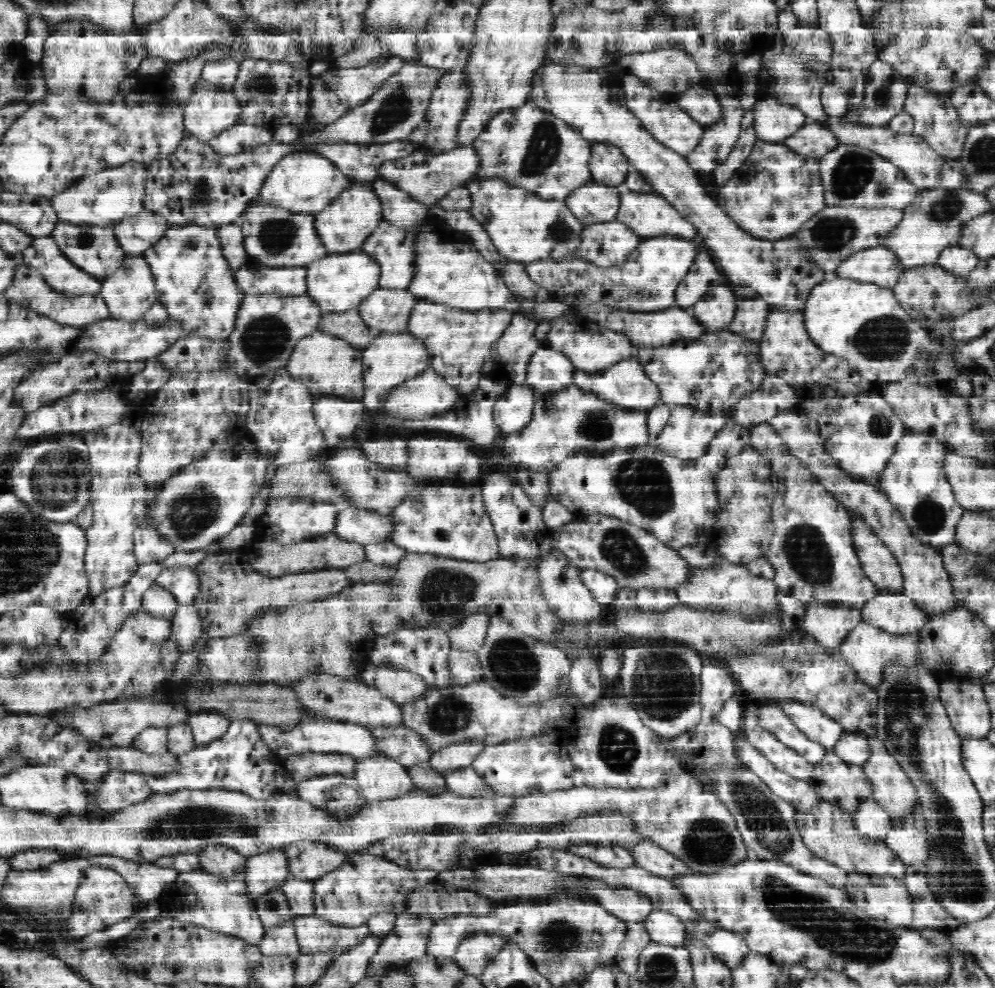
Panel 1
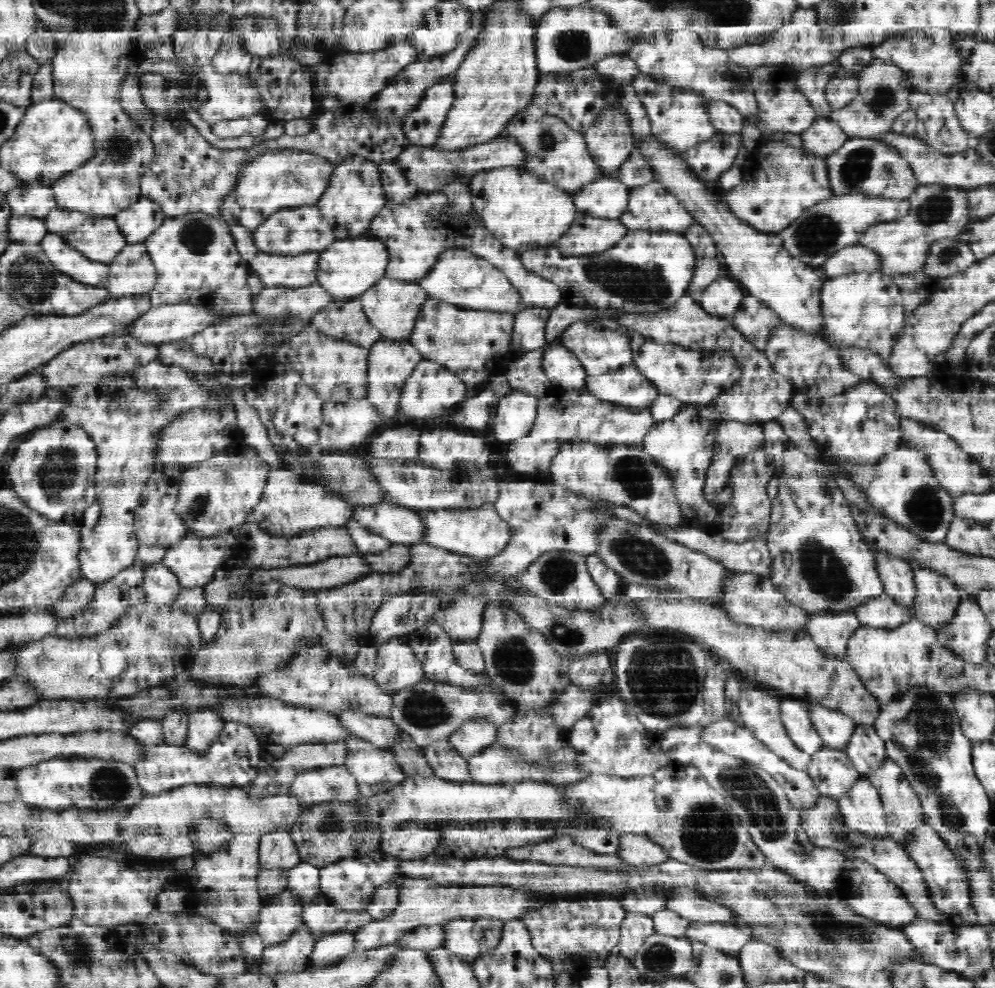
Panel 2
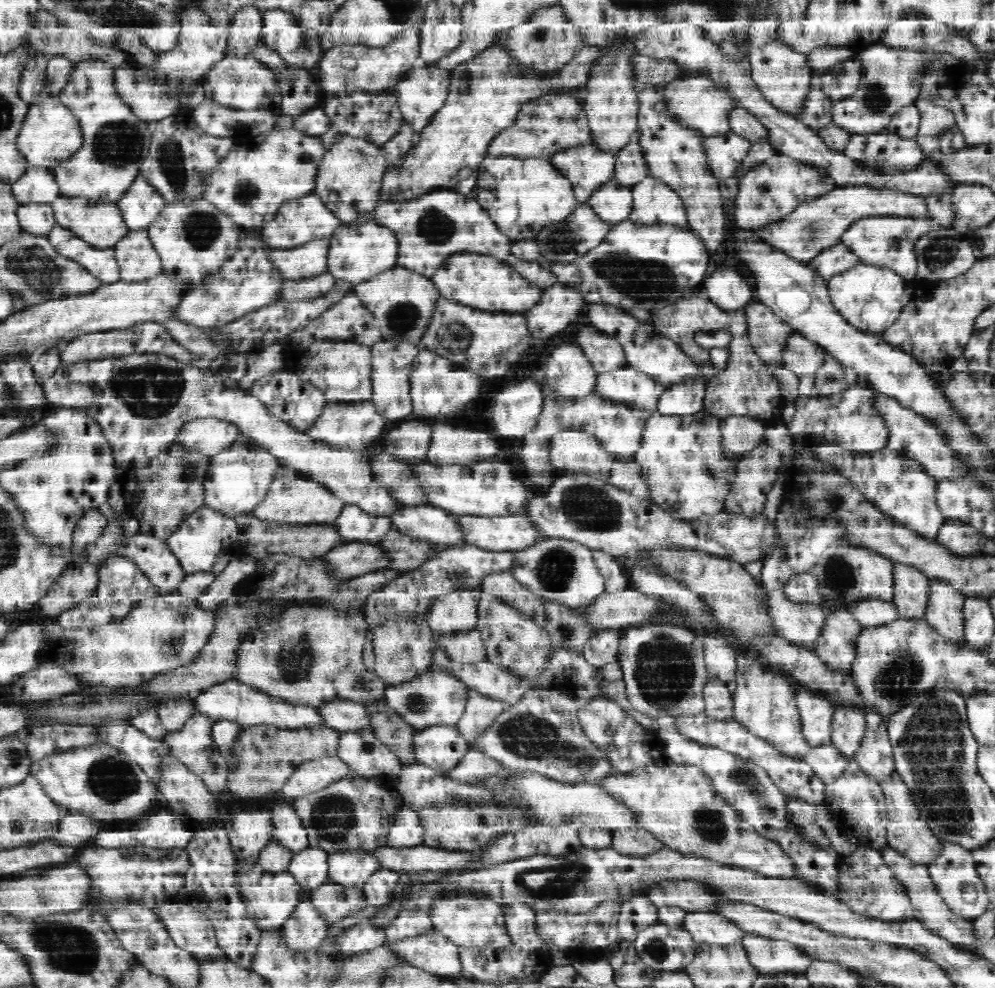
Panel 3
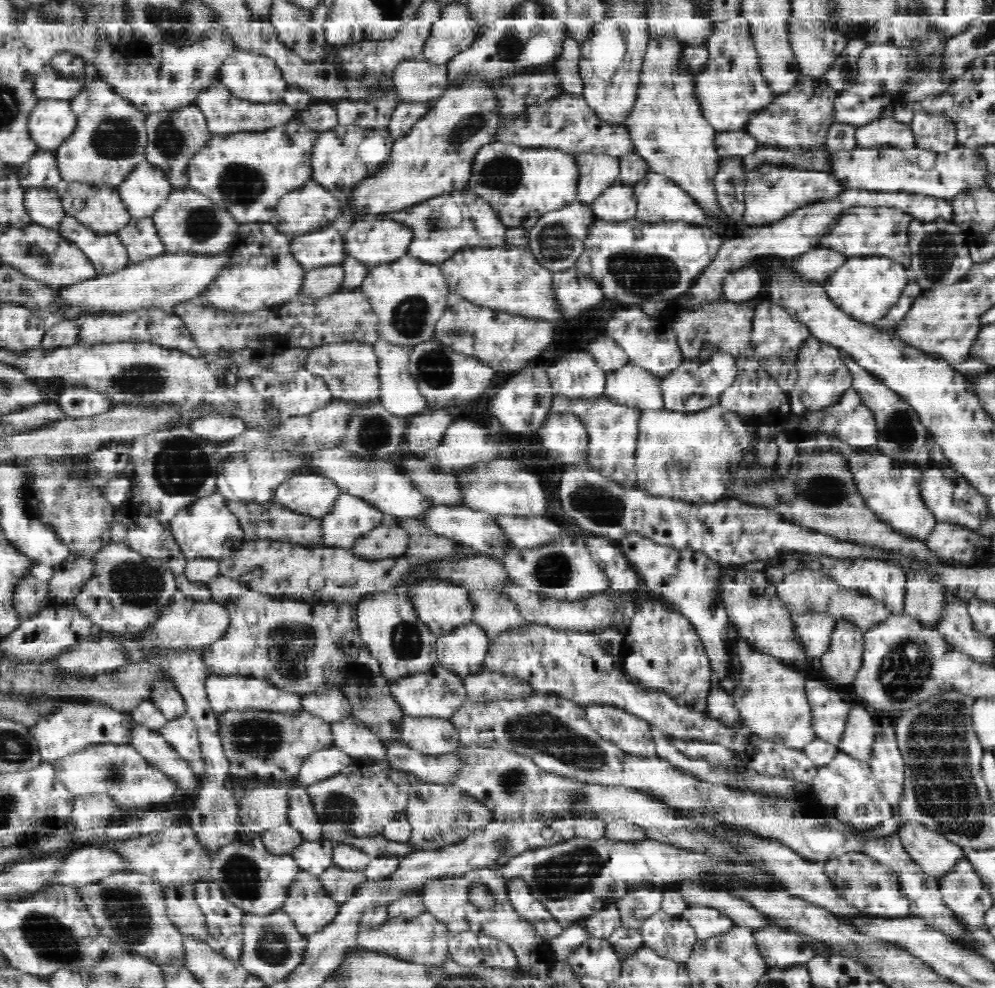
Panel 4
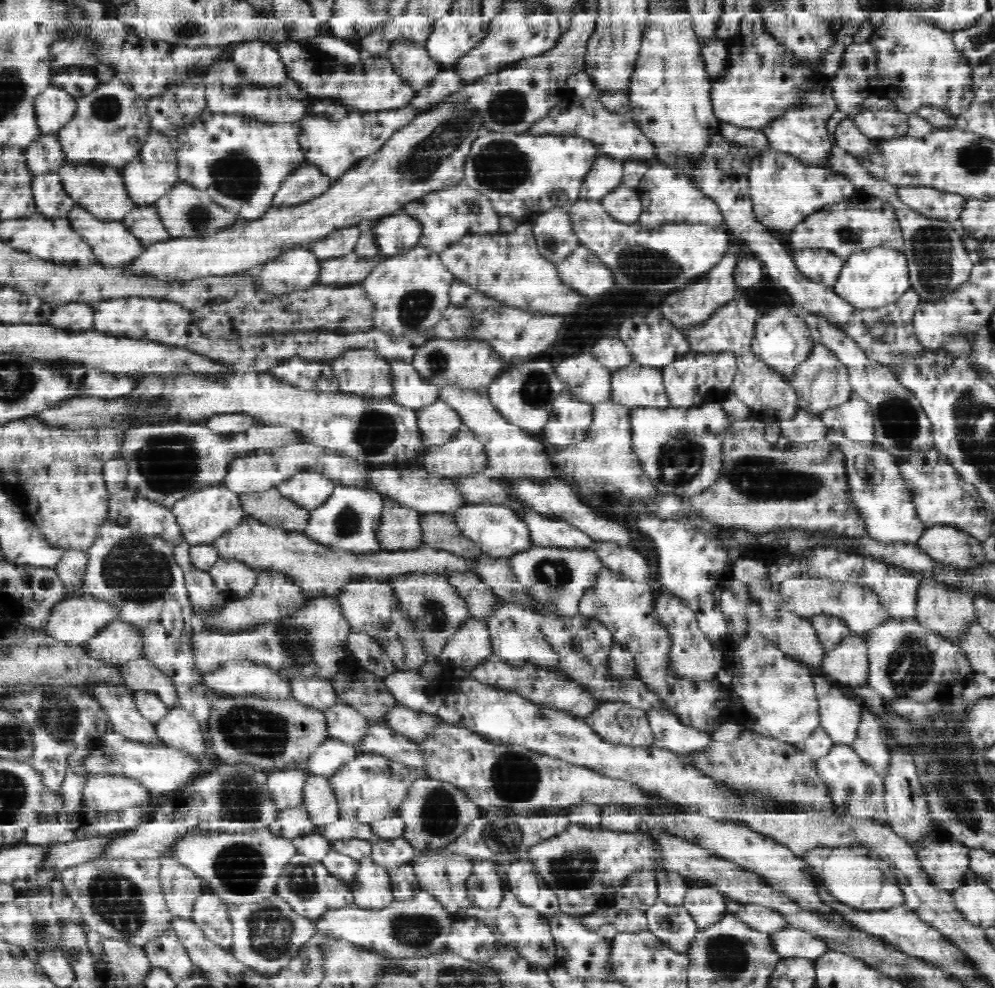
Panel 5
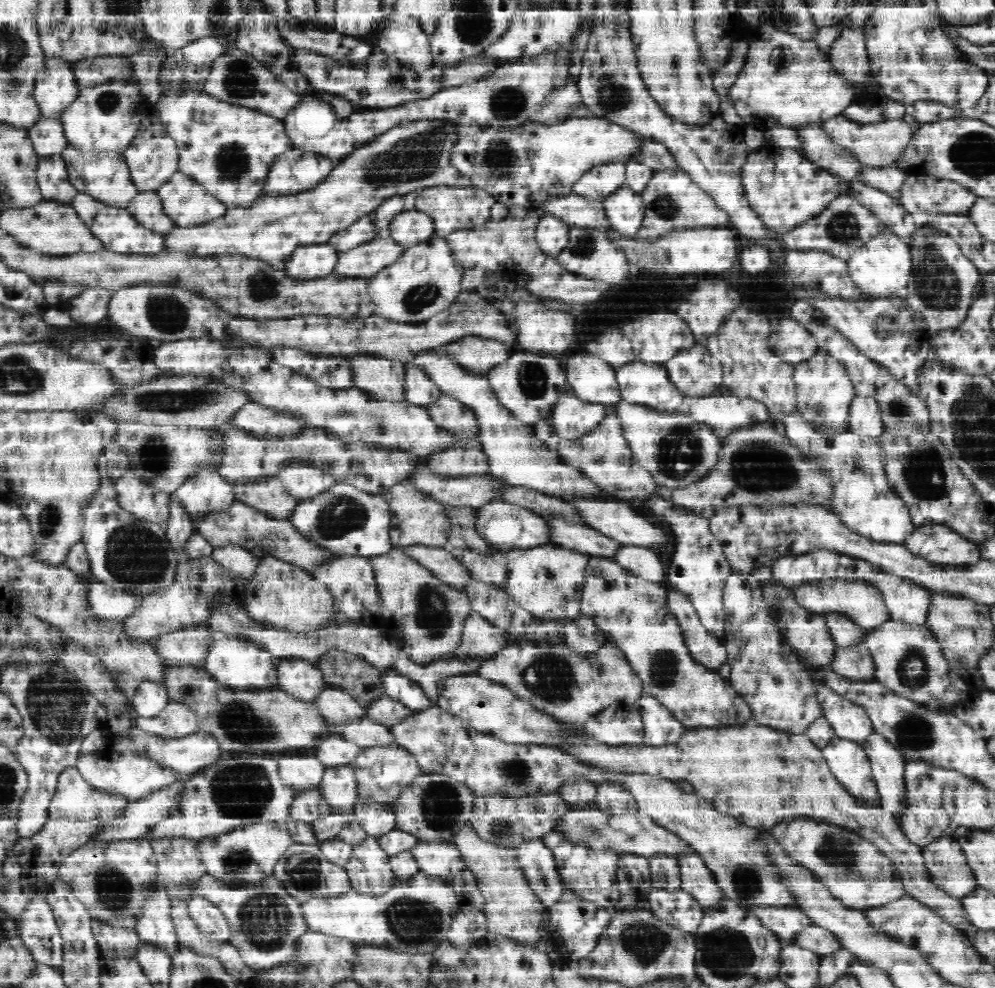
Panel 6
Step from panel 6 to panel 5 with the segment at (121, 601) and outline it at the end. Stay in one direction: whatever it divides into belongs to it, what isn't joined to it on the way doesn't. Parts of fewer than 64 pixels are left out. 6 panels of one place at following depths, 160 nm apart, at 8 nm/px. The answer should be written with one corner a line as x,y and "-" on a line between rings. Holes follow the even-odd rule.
84,594
81,597
69,597
57,604
50,613
45,625
38,630
44,630
48,635
52,635
56,639
62,639
63,642
74,642
83,645
96,636
102,628
110,621
117,618
119,608
113,604
96,600
91,594

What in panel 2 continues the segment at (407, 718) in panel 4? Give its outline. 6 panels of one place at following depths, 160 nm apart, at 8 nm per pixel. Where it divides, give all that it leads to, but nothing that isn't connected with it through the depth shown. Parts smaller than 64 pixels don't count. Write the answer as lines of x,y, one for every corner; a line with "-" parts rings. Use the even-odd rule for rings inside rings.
449,738
433,741
421,752
438,778
450,782
473,782
467,760
455,750

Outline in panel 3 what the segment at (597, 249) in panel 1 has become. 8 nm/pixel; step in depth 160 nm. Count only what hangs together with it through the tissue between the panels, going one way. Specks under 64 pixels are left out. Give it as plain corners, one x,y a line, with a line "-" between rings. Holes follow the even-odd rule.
582,203
572,210
572,214
568,214
566,218
560,222
549,223
544,230
540,230
535,240
537,244
537,254
544,264
547,266
556,264
570,264
576,261
578,256
584,256
593,248
596,248
604,239
606,232
608,232
608,224
601,218
598,218
594,209
587,203

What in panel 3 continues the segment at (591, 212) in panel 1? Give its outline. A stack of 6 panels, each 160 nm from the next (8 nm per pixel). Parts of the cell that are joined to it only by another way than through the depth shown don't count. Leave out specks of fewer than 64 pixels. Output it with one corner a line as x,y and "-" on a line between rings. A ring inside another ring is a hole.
608,181
587,200
594,212
606,222
622,222
626,220
633,209
631,187
615,181

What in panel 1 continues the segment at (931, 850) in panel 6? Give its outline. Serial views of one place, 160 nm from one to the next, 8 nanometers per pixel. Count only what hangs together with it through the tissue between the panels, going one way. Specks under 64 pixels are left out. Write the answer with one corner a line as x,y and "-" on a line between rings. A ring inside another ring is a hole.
876,736
870,739
871,756
862,765
868,780
871,782
874,800
884,807
892,820
911,816
919,806
916,788
908,782
908,775
898,761
888,752

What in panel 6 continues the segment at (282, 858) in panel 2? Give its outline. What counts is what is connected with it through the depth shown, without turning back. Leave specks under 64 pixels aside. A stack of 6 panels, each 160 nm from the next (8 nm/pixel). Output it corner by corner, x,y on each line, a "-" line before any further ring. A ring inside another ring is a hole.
352,763
326,768
318,787
331,812
346,813
357,804
358,779

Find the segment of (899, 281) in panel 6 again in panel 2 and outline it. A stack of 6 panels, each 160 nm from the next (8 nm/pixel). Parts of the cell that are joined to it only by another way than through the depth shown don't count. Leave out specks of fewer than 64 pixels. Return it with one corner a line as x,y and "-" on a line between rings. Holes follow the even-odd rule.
858,271
834,277
824,284
820,300
825,316
824,327
828,333
828,338
824,339
831,346
856,343
860,347
870,347
890,365
894,340
904,330
908,316
903,307
901,290
891,275
882,271

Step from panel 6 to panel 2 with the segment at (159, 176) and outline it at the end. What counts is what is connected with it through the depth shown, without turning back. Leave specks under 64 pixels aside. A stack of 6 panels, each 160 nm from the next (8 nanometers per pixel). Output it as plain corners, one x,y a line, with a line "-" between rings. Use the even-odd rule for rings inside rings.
141,195
134,203
116,214
115,221
127,243
143,242
162,222
165,214
155,199

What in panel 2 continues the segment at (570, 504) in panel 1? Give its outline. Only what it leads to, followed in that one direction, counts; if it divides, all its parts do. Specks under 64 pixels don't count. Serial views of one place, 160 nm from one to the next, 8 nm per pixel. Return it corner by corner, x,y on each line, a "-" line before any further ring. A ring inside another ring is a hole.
723,421
717,430
714,460
708,472
708,492
704,497
712,506
720,506
719,512
730,502
730,470
736,462
736,456
752,452
762,446
762,428
750,424
738,424
736,421
-
575,439
561,443
556,456
552,459
552,466
549,466
549,474
552,476
552,482
560,482
560,486
572,486
568,488
576,490
576,494
592,494
586,496
591,498
611,499
612,502
618,502
620,506
626,506
633,510
648,522
664,525
668,529
682,528
685,519
682,518
680,505
676,502
676,496
673,496
673,486
667,474
662,472
656,460
646,454
642,447
629,447
628,445
600,445
590,444
590,442
574,442

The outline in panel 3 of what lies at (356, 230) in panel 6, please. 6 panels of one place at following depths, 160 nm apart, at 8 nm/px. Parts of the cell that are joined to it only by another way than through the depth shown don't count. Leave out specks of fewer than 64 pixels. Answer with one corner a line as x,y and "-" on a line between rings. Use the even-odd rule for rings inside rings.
325,237
288,249
272,250
269,257
284,275
284,280
300,280
327,270
330,248
331,239

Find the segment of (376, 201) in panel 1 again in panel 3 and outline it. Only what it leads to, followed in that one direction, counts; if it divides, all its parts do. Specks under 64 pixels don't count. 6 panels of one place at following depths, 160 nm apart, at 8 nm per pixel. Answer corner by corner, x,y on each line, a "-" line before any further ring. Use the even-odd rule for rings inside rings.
342,135
326,147
321,156
314,193
319,195
328,210
338,215
342,225
368,222
380,201
379,187
388,166
384,149
378,143
358,135

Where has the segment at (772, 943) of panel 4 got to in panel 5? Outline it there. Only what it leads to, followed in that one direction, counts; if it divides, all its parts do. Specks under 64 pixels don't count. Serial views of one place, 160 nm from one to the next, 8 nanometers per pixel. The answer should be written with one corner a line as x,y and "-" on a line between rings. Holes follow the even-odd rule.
786,927
771,934
776,952
782,958
809,958
817,959
828,951
826,943
816,938
812,933
799,928

